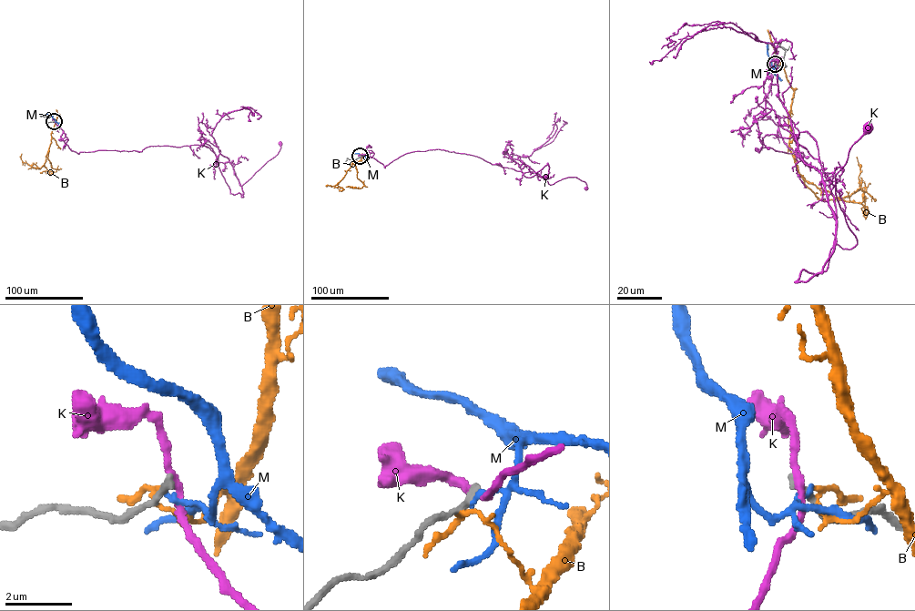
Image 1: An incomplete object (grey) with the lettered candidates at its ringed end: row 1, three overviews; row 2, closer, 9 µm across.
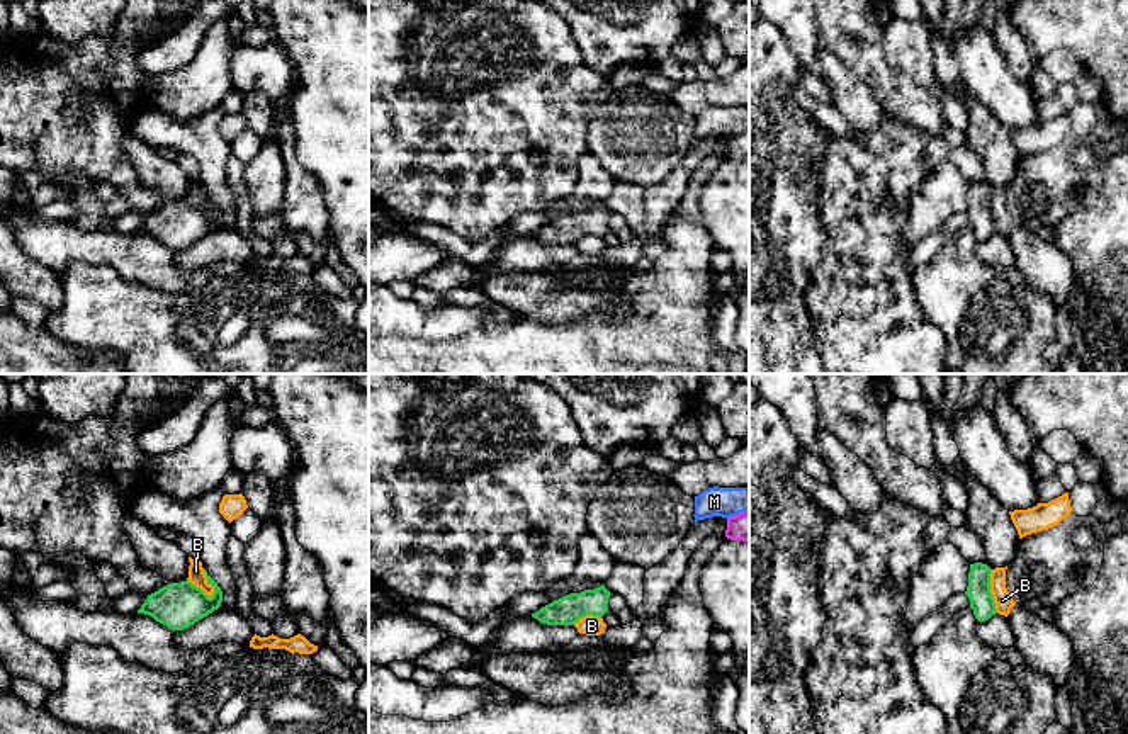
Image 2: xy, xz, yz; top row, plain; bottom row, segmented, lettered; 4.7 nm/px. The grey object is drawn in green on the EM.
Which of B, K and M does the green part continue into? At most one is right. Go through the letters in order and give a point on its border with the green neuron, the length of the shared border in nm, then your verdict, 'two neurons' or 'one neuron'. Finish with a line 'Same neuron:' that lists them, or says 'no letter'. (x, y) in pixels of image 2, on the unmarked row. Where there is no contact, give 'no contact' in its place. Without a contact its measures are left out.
B: xy (199, 208) | 150 nm | two neurons
K: no contact | two neurons
M: no contact | two neurons
Same neuron: no letter

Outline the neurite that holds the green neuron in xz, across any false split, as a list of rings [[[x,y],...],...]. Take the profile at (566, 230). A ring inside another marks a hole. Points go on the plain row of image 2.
[[[605,204],[571,212],[542,226],[532,236],[547,245],[574,245],[586,234],[603,236],[608,231],[610,214]]]

